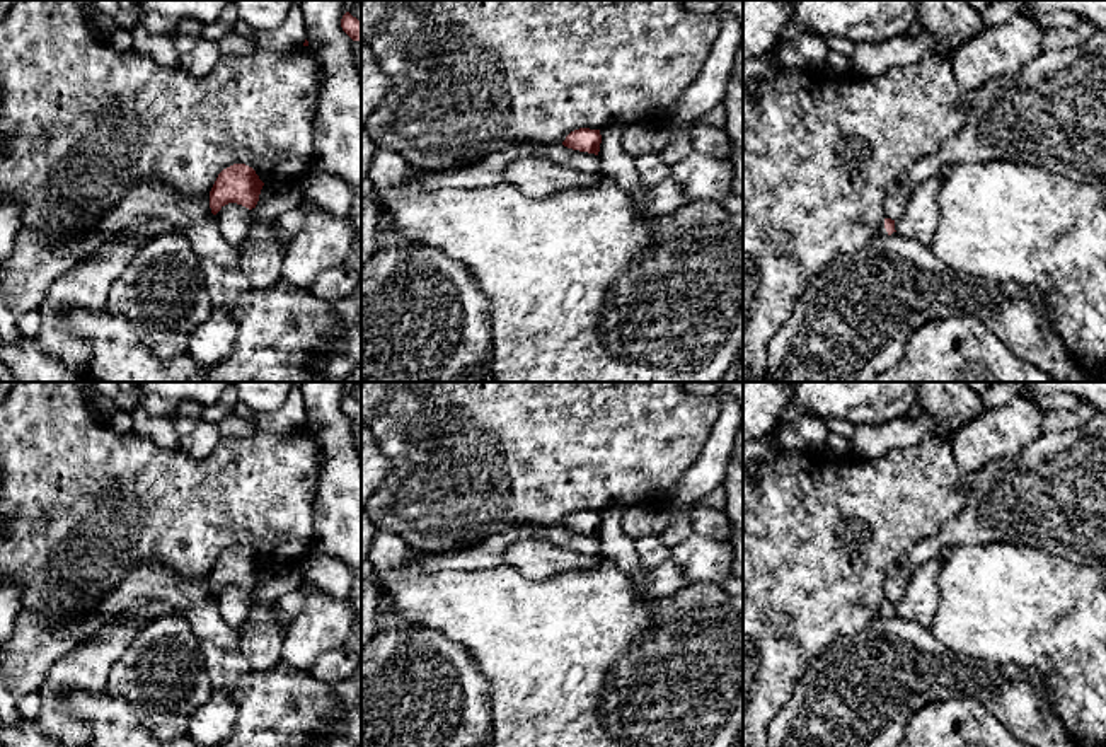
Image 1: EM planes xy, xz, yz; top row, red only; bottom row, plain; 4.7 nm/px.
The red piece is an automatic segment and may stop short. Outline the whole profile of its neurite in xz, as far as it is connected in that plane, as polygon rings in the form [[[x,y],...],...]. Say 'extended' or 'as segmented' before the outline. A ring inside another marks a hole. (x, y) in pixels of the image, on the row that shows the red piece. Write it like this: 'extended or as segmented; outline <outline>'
as segmented; outline [[[579,128],[562,142],[564,147],[598,155],[602,143],[600,130]]]

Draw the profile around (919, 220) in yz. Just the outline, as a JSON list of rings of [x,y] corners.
[[[941,174],[920,182],[907,203],[900,218],[895,220],[896,234],[912,239],[925,247],[930,246],[937,229],[937,196]]]

